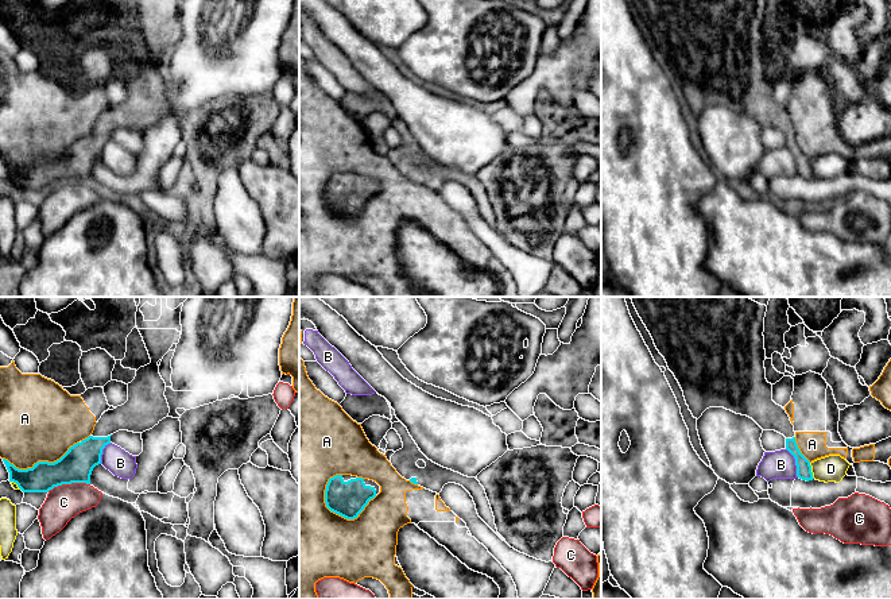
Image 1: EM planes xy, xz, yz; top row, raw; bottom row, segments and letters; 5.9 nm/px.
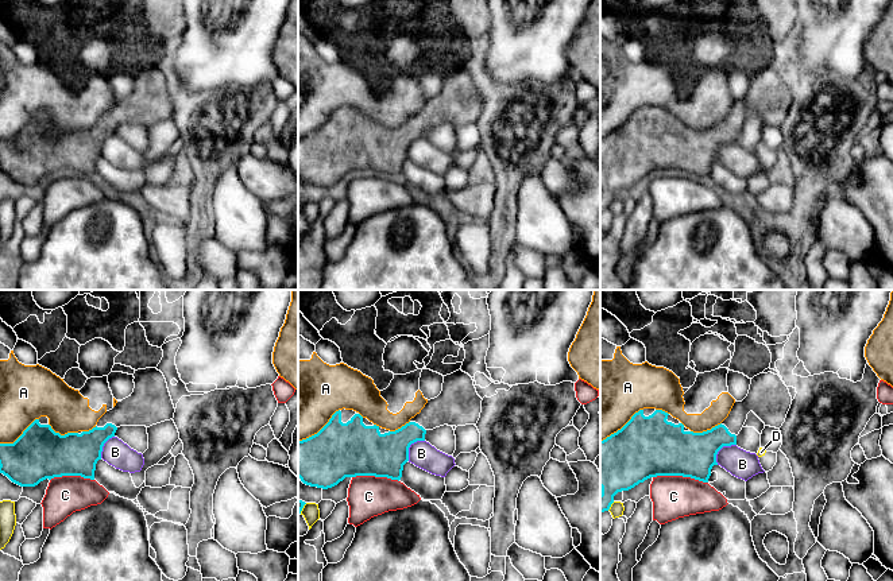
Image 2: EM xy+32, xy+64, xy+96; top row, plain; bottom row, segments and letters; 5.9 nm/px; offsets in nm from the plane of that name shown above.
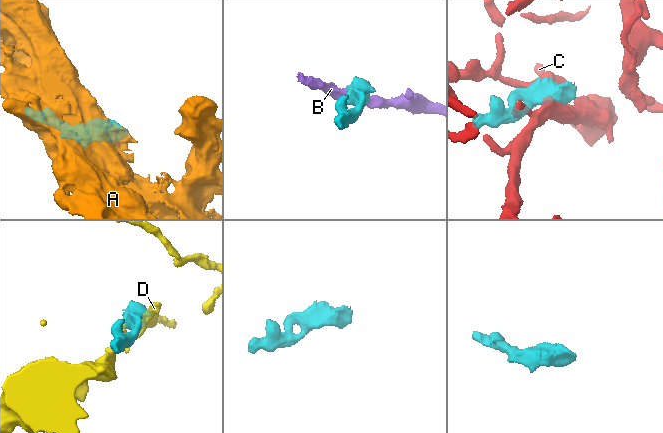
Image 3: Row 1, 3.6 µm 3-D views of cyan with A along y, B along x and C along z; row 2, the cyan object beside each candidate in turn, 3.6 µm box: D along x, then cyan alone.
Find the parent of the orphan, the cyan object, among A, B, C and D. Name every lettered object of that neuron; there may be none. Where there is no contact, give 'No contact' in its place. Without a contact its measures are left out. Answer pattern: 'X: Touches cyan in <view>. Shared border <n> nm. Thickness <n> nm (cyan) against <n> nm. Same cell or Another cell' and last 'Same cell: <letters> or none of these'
A: Touches cyan in xz. Shared border 320 nm. Thickness 220 nm (cyan) against 420 nm. Another cell
B: Touches cyan in yz. Shared border 190 nm. Thickness 100 nm (cyan) against 180 nm. Another cell
C: Touches cyan in xy. Shared border 260 nm. Thickness 200 nm (cyan) against 200 nm. Another cell
D: Touches cyan in yz. Shared border 100 nm. Thickness 100 nm (cyan) against 160 nm. Another cell
Same cell: none of these

